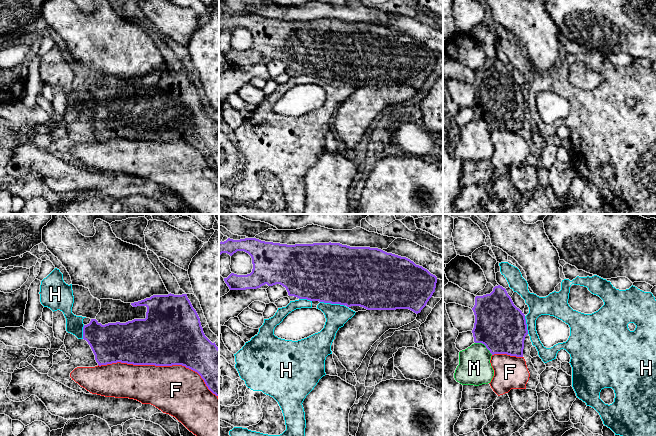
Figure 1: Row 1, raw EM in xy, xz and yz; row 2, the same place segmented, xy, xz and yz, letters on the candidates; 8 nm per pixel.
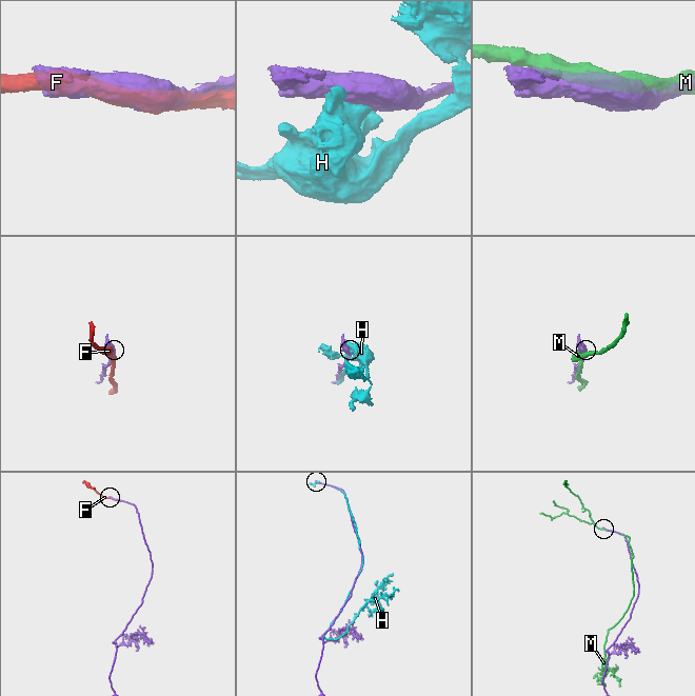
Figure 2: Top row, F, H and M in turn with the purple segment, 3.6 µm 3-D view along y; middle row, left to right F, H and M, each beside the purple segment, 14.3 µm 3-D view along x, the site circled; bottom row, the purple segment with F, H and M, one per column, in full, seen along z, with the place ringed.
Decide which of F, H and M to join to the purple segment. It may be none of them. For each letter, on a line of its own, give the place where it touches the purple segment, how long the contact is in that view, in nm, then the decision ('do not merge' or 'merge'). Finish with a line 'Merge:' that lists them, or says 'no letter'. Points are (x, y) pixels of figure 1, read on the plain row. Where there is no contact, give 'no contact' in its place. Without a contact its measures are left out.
F: contact xy (160, 141); length 1000 nm; do not merge
H: contact xz (332, 79); length 200 nm; do not merge
M: contact yz (484, 120); length 170 nm; do not merge
Merge: no letter

